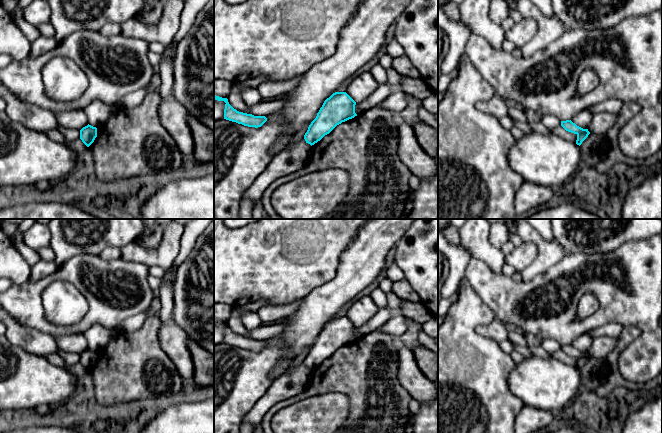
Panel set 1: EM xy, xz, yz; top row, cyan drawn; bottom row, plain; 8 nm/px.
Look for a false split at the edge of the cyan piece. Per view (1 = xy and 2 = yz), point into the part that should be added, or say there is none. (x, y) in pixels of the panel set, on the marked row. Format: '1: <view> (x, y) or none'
1: none
2: none

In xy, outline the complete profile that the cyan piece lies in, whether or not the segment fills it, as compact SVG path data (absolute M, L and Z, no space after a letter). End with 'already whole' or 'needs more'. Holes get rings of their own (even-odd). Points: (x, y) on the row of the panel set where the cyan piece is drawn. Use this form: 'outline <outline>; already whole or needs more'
outline M87 125L80 130L80 139L89 147L97 137L97 128L91 125Z; already whole

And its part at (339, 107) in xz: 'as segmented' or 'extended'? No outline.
as segmented

